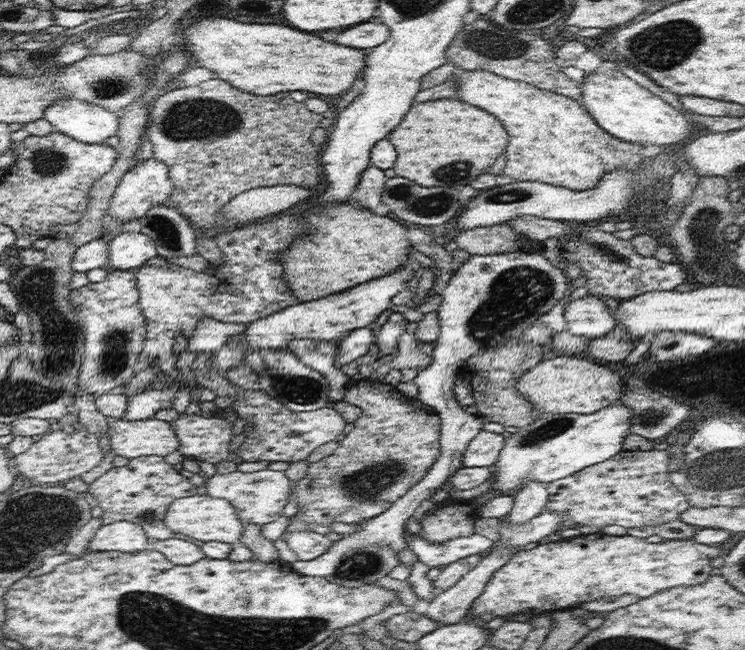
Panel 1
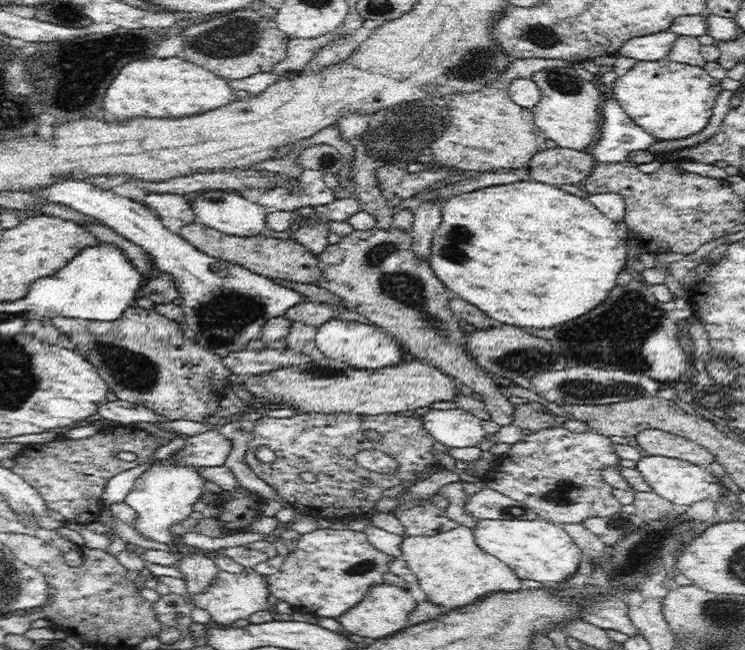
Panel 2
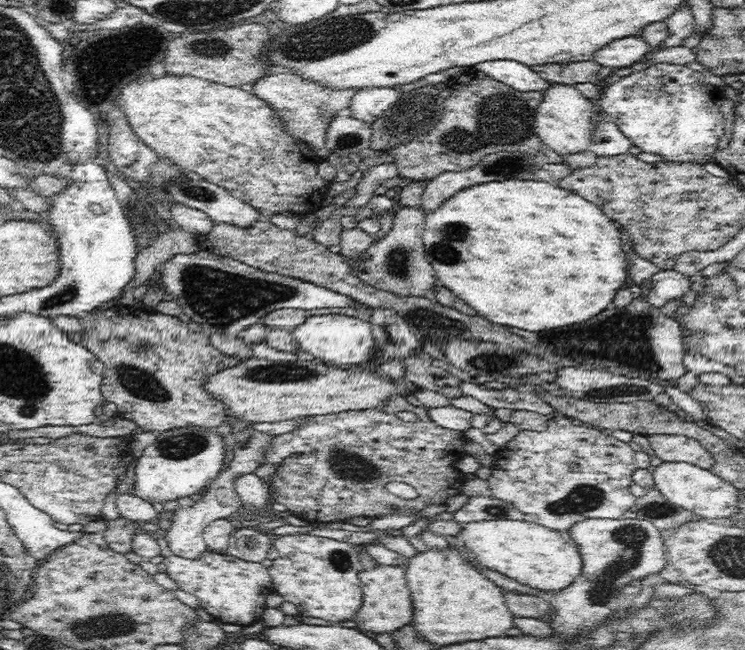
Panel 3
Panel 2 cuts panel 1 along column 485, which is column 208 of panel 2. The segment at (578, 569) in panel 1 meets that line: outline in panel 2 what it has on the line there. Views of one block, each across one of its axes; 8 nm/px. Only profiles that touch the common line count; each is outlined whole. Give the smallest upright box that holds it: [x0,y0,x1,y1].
[192,569,274,626]

